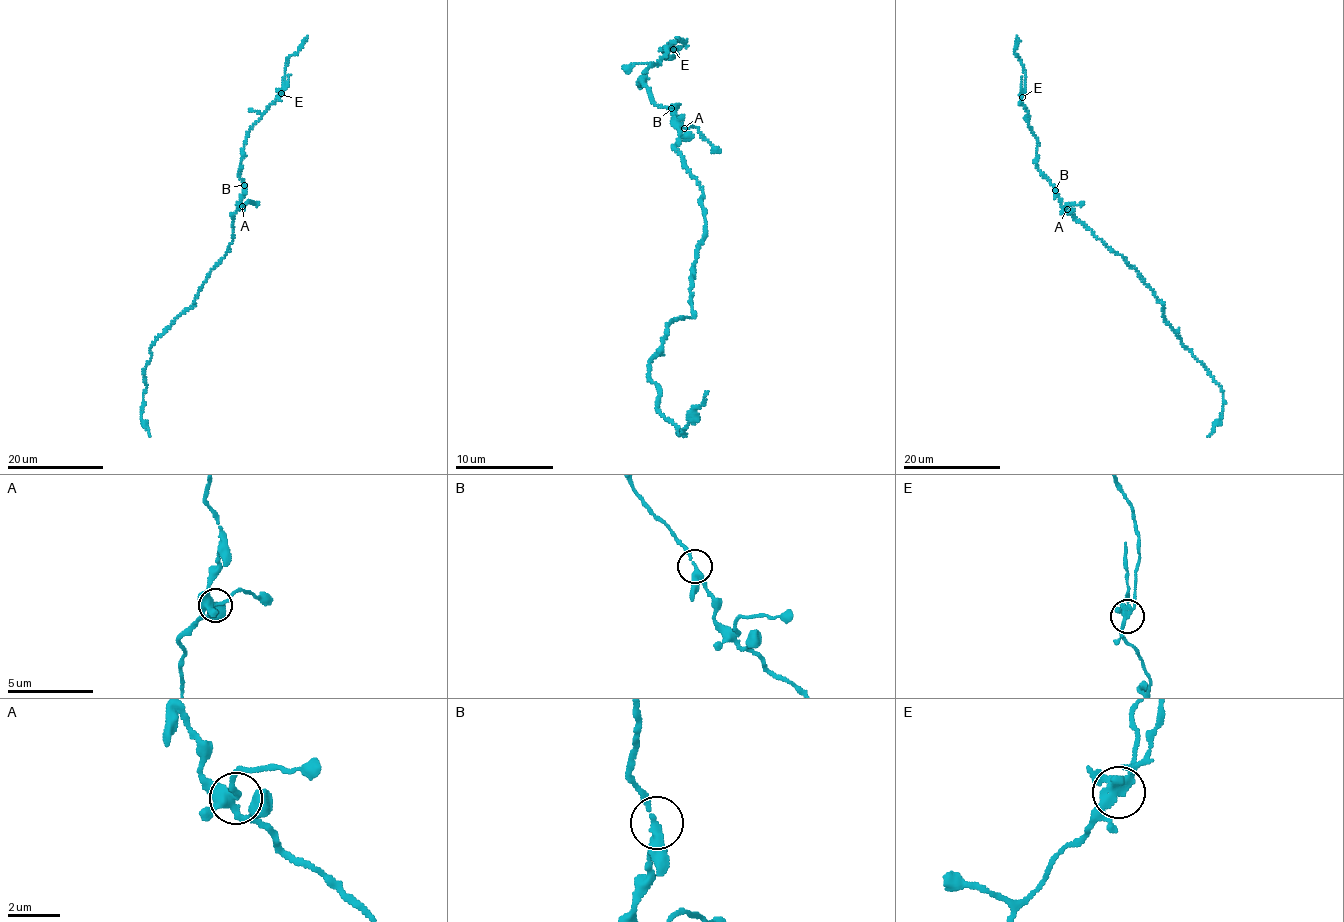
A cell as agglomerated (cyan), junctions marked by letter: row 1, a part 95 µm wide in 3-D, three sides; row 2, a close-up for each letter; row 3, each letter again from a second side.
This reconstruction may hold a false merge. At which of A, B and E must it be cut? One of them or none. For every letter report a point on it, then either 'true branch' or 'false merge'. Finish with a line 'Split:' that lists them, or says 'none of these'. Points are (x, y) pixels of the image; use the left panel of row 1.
A: (242, 206) | true branch
B: (244, 185) | true branch
E: (281, 93) | false merge
Split: E

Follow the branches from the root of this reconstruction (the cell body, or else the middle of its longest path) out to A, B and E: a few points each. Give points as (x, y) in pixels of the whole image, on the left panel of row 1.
A: (229, 245), (234, 238), (232, 214), (242, 206)
B: (229, 245), (234, 238), (232, 215), (238, 209), (244, 185)
E: (229, 245), (234, 238), (232, 215), (238, 209), (243, 186), (240, 161), (247, 134), (281, 93)

